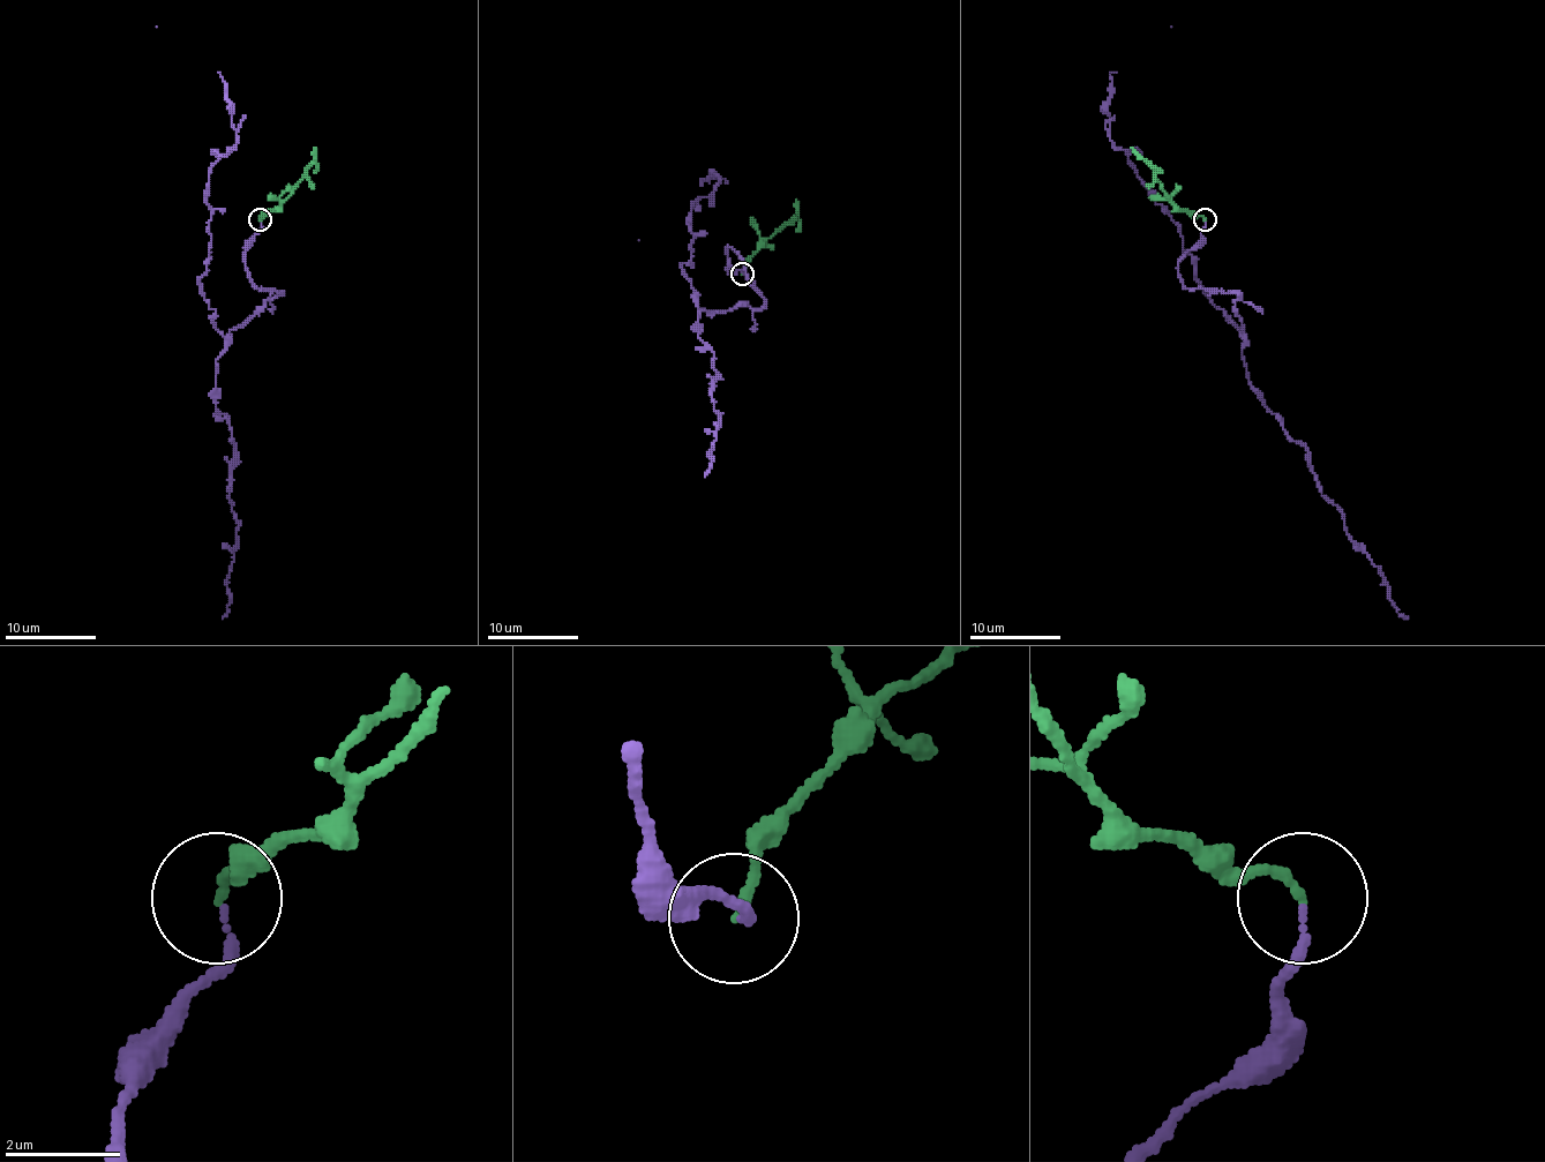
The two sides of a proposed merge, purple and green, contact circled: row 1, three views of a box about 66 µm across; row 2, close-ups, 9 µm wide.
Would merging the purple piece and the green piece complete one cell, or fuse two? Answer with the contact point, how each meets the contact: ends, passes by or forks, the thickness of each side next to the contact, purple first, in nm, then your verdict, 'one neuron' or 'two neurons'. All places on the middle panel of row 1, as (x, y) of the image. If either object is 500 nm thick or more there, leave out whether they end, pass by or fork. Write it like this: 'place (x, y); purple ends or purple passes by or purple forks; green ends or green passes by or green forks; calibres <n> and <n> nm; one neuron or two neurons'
place (742, 274); purple ends; green ends; calibres 140 and 160 nm; one neuron

